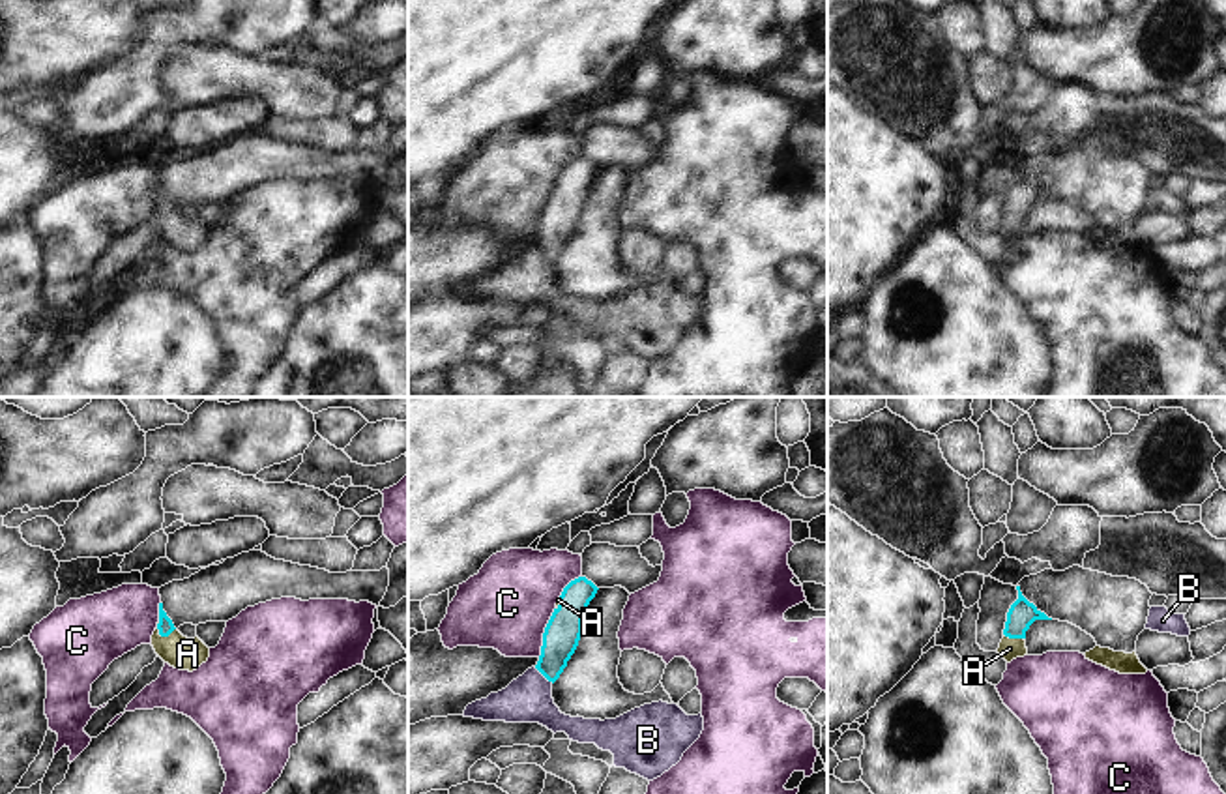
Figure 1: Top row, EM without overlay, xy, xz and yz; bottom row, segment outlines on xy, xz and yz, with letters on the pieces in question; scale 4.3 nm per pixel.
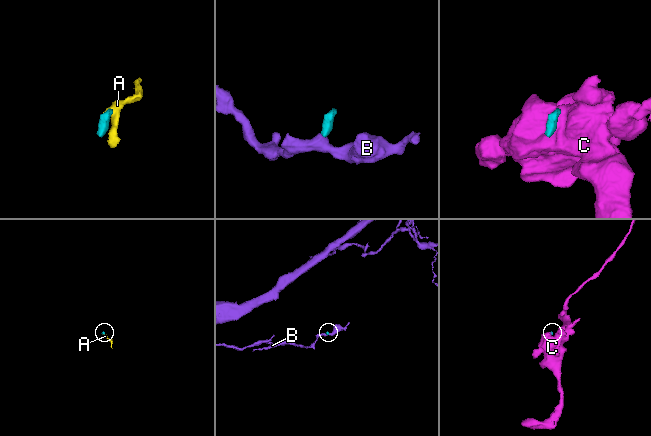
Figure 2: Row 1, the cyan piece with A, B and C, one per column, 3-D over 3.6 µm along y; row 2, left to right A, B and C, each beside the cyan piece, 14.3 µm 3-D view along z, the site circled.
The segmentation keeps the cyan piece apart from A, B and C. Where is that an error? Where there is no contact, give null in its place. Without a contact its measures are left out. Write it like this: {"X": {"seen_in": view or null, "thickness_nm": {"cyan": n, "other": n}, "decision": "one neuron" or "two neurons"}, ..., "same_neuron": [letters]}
{"A": {"seen_in": "xy", "thickness_nm": {"cyan": 70, "other": 140}, "decision": "one neuron"}, "B": {"seen_in": "xz", "thickness_nm": {"cyan": 160, "other": 200}, "decision": "one neuron"}, "C": {"seen_in": "xz", "thickness_nm": {"cyan": 160, "other": 380}, "decision": "two neurons"}, "same_neuron": ["A", "B"]}

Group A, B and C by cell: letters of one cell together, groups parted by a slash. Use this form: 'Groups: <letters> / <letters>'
Groups: A B / C

